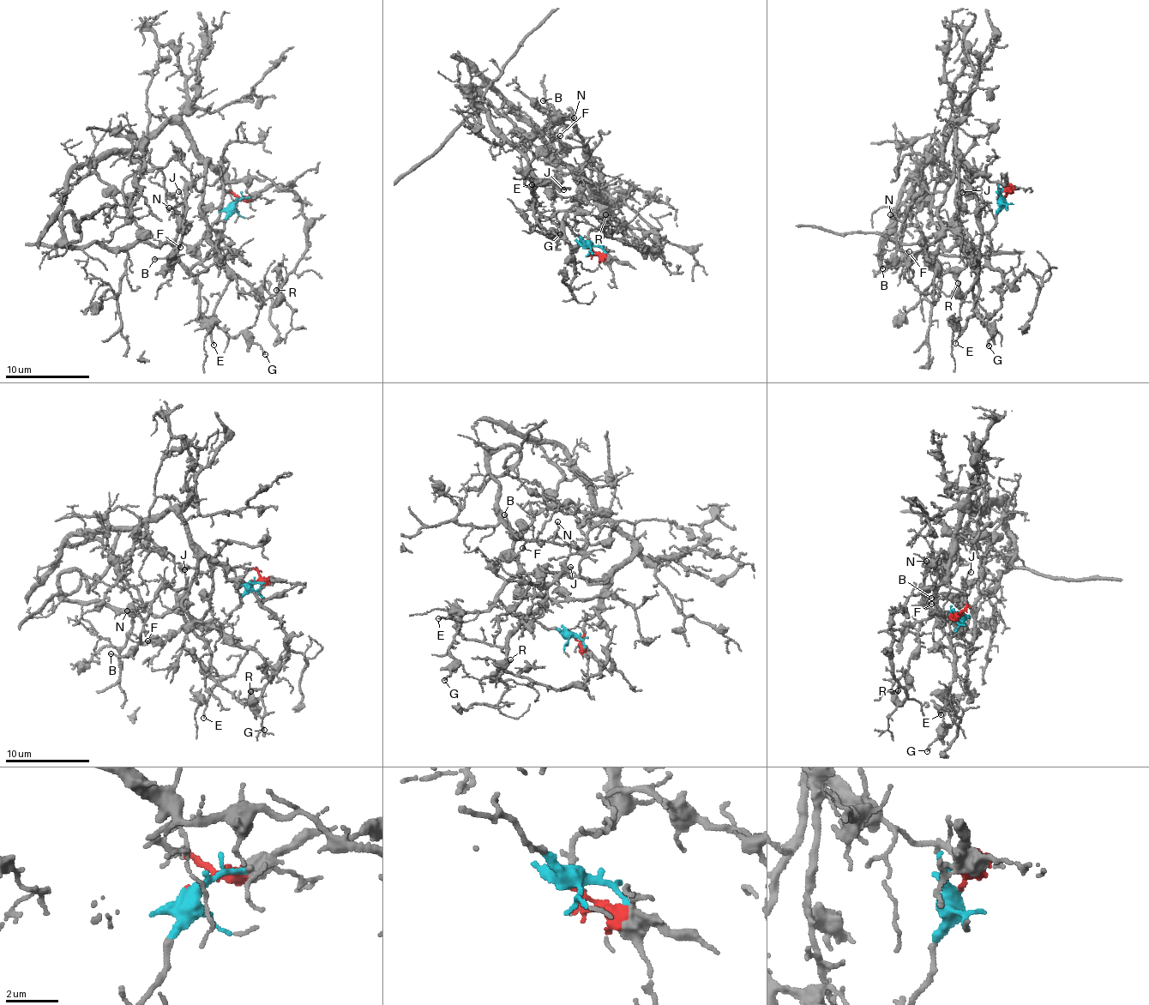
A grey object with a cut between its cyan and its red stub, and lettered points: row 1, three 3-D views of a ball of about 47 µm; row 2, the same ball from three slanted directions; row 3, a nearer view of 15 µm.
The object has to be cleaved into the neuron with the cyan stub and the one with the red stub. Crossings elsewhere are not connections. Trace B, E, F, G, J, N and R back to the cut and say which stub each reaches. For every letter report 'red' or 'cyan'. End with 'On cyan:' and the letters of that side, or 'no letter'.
B: red
E: cyan
F: red
G: cyan
J: cyan
N: red
R: red
On cyan: E, G, J

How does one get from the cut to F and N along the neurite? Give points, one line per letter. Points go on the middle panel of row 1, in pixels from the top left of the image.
F: (588, 247), (594, 254), (589, 233), (601, 225), (598, 197), (589, 180), (590, 157), (570, 126), (559, 136)
N: (588, 247), (594, 254), (589, 233), (601, 225), (598, 197), (592, 191), (590, 157), (583, 148), (573, 118)

